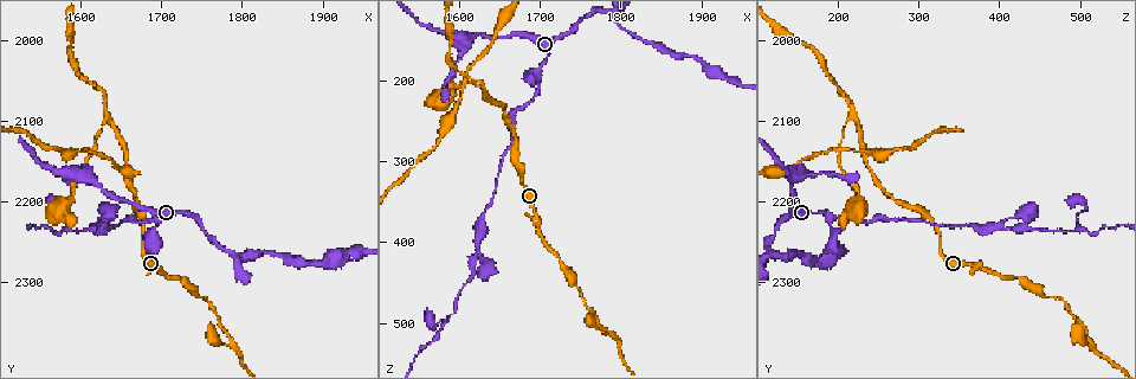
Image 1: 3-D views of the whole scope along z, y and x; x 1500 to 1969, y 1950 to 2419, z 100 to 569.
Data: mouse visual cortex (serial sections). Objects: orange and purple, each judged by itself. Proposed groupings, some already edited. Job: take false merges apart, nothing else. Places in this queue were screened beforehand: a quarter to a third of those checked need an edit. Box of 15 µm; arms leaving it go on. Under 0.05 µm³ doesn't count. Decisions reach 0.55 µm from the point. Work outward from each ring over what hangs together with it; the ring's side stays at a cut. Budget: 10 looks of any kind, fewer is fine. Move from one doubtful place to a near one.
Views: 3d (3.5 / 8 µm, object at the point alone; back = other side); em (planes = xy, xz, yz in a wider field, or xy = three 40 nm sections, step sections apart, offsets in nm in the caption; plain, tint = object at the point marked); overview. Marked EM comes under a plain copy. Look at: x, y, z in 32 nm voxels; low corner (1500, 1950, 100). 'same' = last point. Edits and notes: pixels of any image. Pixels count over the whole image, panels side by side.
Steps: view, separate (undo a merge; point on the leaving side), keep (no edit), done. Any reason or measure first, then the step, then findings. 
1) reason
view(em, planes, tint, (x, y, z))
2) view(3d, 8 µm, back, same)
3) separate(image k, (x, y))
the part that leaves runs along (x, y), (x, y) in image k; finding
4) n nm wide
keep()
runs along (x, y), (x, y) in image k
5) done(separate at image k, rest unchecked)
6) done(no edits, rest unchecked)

sudden change in width
view(3d, 8 µm, (1680, 2245, 330))

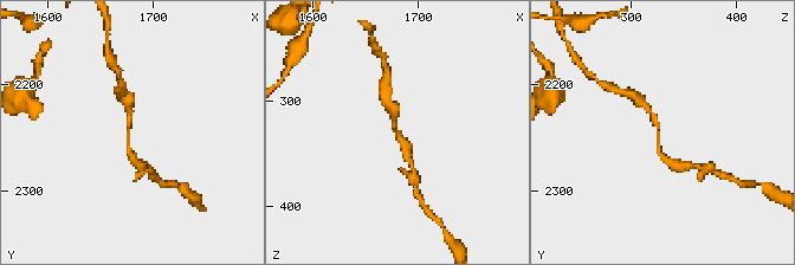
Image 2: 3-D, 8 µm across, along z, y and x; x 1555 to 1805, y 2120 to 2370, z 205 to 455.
arms of 200, 200 nm; need the tissue
view(em, xy, step 3, tint, (1676, 2244, 324))

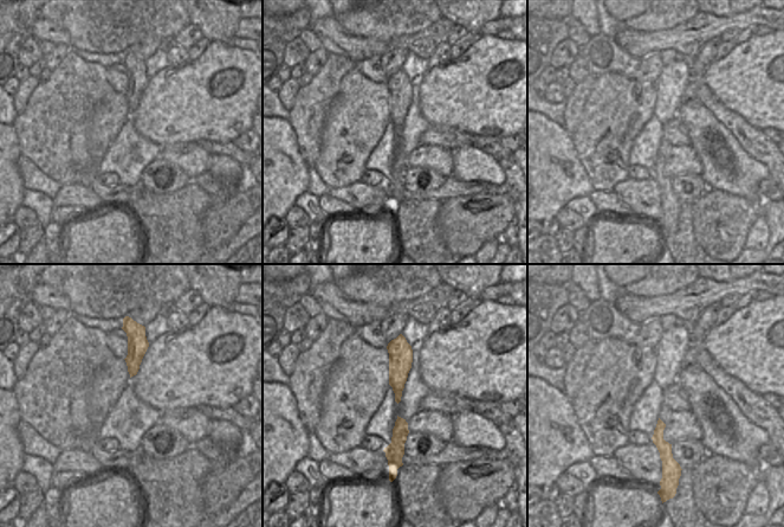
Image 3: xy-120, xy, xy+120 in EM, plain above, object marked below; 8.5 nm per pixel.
180 nm wide
keep()
runs along (669, 162), (658, 148), (653, 116), (641, 102) in image 2; continuous, no second cell

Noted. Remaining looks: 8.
three arms meet
view(3d, 8 µm, (1775, 2350, 505))

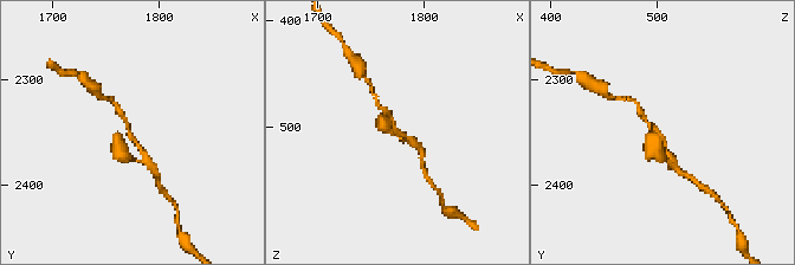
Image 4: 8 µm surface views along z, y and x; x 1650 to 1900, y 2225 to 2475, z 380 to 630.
shape alone is not enough
view(em, planes, tint, (1776, 2354, 502))

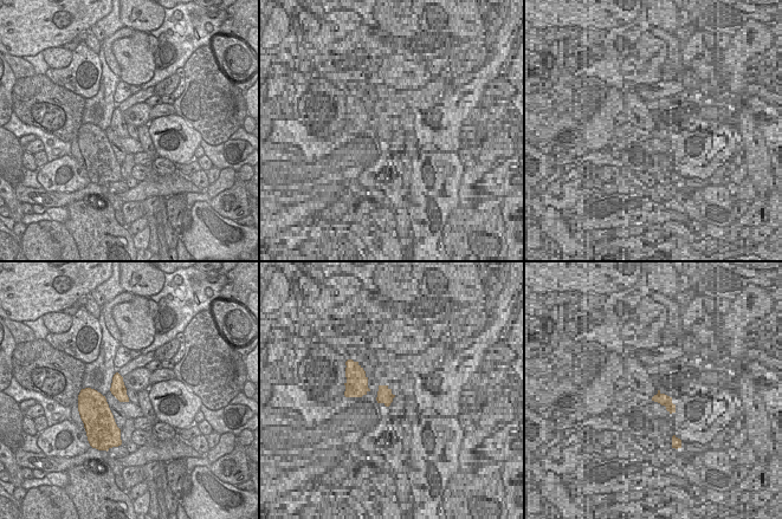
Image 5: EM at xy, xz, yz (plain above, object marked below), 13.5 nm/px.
arms of 150, 200, 350 nm
keep()
one cell here

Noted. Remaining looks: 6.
thin neck
view(3d, 3.5 µm, back, (1670, 2225, 240))

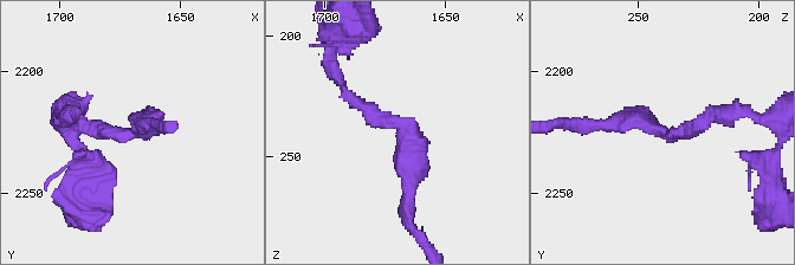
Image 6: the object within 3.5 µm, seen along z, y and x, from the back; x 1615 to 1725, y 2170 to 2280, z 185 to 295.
arms of 150, 200 nm; need the tissue
view(em, planes, tint, (1667, 2224, 239))

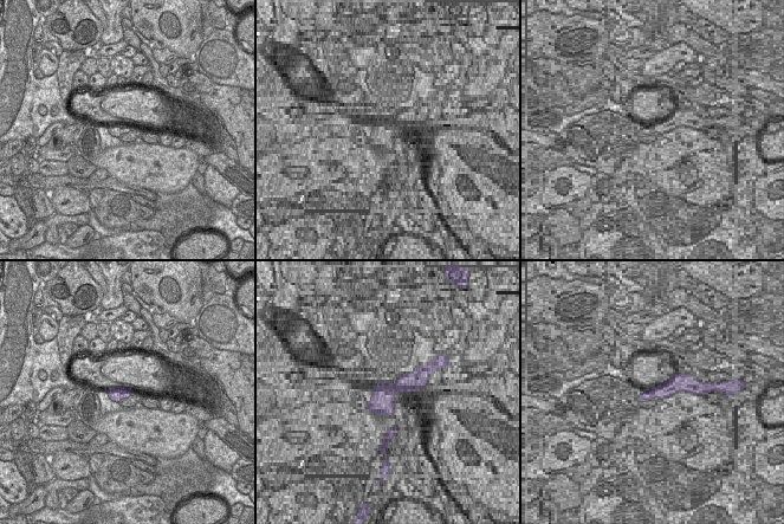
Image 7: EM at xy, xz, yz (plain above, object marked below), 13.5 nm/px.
keep()
runs along (342, 88), (411, 136), (407, 200) in image 6; continuous, no second cell

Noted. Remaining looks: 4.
view(3d, 3.5 µm, (1620, 2130, 205))

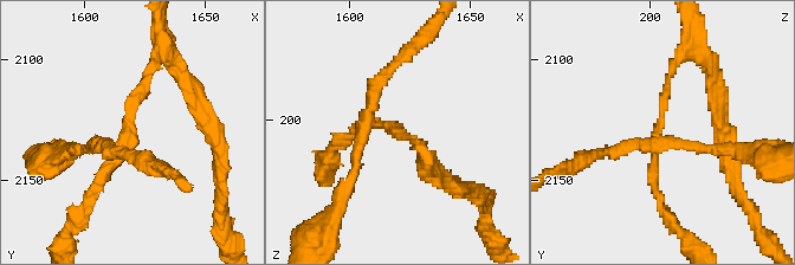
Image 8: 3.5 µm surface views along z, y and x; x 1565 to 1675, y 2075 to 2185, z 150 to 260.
4 arms; arms of 150, 150, 150, 200 nm
view(em, xy, step 1, tint, (1616, 2134, 202))

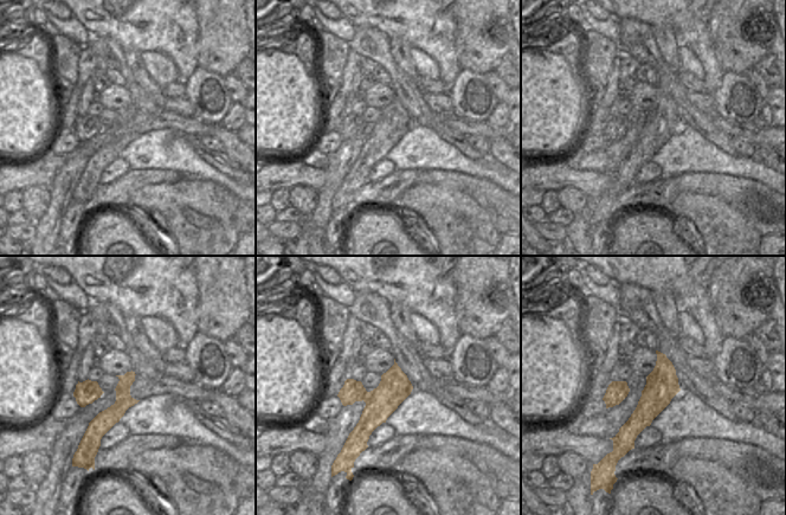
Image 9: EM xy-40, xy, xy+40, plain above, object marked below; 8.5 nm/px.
cut it another way
view(em, planes, tint, same)

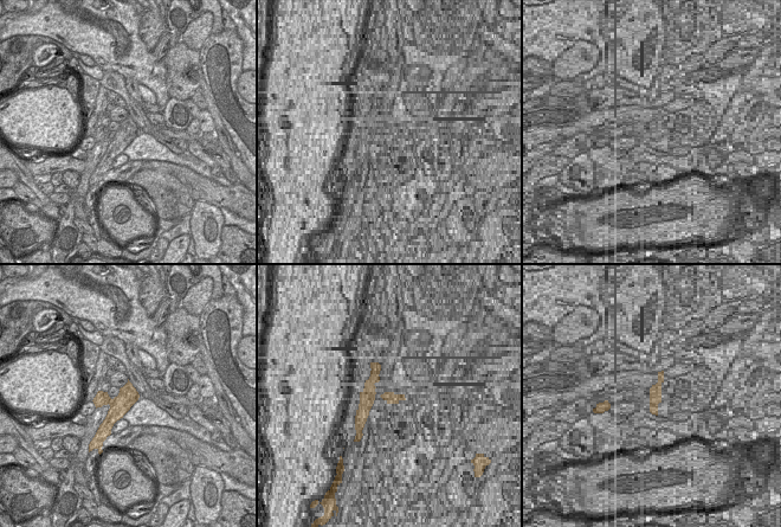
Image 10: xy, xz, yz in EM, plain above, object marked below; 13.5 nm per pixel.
separate(image 8, (690, 144))
border along (110, 398), (108, 403) in image 10; a second cell is stuck on

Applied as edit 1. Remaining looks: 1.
done(separate at image 8, rest unchecked)

